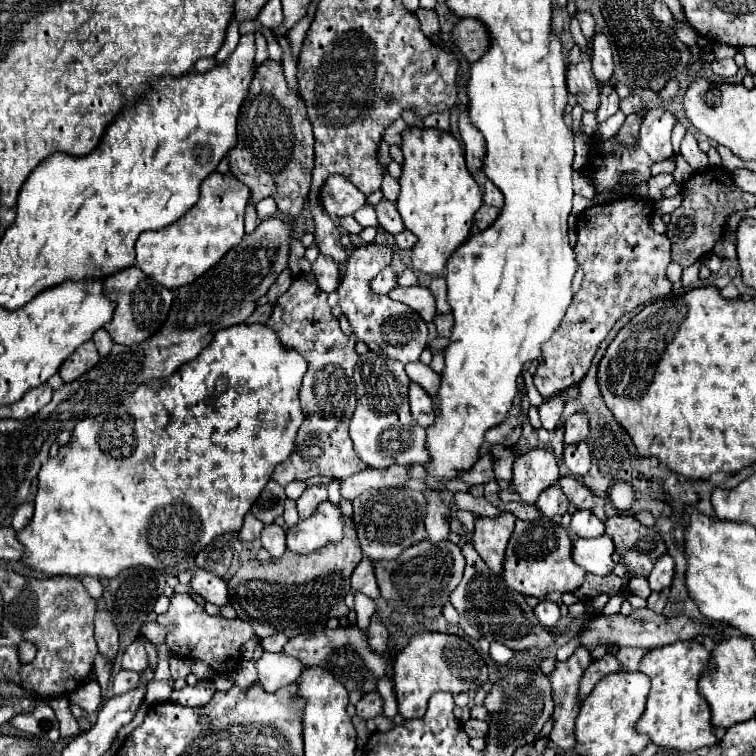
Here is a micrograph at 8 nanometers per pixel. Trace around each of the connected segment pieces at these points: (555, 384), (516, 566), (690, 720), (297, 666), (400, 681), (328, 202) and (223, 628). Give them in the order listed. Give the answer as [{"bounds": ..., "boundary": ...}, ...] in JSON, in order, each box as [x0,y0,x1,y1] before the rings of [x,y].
[{"bounds":[534,198,672,398],"boundary":[[[622,198],[608,206],[600,206],[600,204],[592,206],[578,216],[578,226],[576,226],[578,242],[574,250],[576,250],[578,264],[584,268],[584,282],[582,282],[580,292],[574,294],[574,300],[568,306],[568,312],[558,332],[546,342],[546,346],[542,346],[544,362],[536,368],[534,384],[544,398],[548,398],[550,394],[568,390],[570,386],[578,384],[582,376],[586,376],[598,346],[602,344],[606,334],[624,314],[632,312],[638,306],[648,306],[656,300],[670,296],[672,284],[664,276],[666,266],[670,264],[670,240],[664,234],[656,234],[650,228],[652,214],[654,214],[654,204],[650,200]]]},{"bounds":[502,516,586,598],"boundary":[[[544,516],[532,522],[516,520],[516,528],[508,542],[502,570],[502,578],[512,590],[520,592],[522,596],[544,598],[548,592],[554,590],[574,592],[582,586],[584,576],[586,570],[578,568],[570,556],[570,536],[566,528]]]},{"bounds":[636,642,718,752],"boundary":[[[674,642],[670,646],[648,652],[640,662],[640,672],[650,676],[652,688],[644,714],[636,724],[636,732],[648,734],[660,748],[694,752],[702,746],[718,744],[710,724],[708,702],[698,694],[698,678],[710,664],[710,652],[696,642]]]},{"bounds":[256,652,304,692],"boundary":[[[264,652],[262,658],[256,662],[256,670],[258,670],[258,684],[266,692],[276,692],[278,688],[296,682],[304,670],[304,664],[292,656]]]},{"bounds":[392,632,488,720],"boundary":[[[418,632],[396,654],[392,664],[394,692],[398,698],[398,712],[410,720],[426,712],[426,704],[434,692],[446,690],[452,694],[474,692],[488,682],[488,666],[476,648],[462,636],[442,632]]]},{"bounds":[320,176,366,218],"boundary":[[[330,176],[326,180],[320,192],[320,200],[326,212],[334,218],[352,216],[358,208],[366,204],[366,196],[342,176]]]},{"bounds":[158,594,256,672],"boundary":[[[174,594],[172,600],[170,600],[168,612],[158,616],[158,624],[168,628],[166,644],[176,656],[202,660],[210,668],[214,668],[214,672],[228,672],[226,666],[230,662],[240,662],[242,646],[250,638],[256,636],[252,624],[248,624],[248,622],[244,622],[240,618],[224,618],[222,614],[210,616],[188,594]]]}]

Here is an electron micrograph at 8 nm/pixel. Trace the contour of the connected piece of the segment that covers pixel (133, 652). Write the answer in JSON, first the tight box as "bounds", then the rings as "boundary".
{"bounds":[122,640,148,672],"boundary":[[[134,640],[128,650],[122,656],[122,668],[124,670],[134,670],[134,672],[144,672],[148,670],[148,654],[144,650],[144,644],[140,640]]]}

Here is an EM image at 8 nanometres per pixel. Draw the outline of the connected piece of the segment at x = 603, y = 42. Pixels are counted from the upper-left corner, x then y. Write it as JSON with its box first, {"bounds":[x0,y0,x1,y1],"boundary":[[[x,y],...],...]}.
{"bounds":[592,34,614,84],"boundary":[[[594,34],[592,46],[594,46],[592,72],[600,84],[606,84],[614,74],[614,62],[612,62],[612,50],[608,38],[604,34]]]}

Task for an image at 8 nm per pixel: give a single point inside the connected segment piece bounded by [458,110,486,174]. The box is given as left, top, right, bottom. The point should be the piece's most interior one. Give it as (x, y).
(474, 150)

